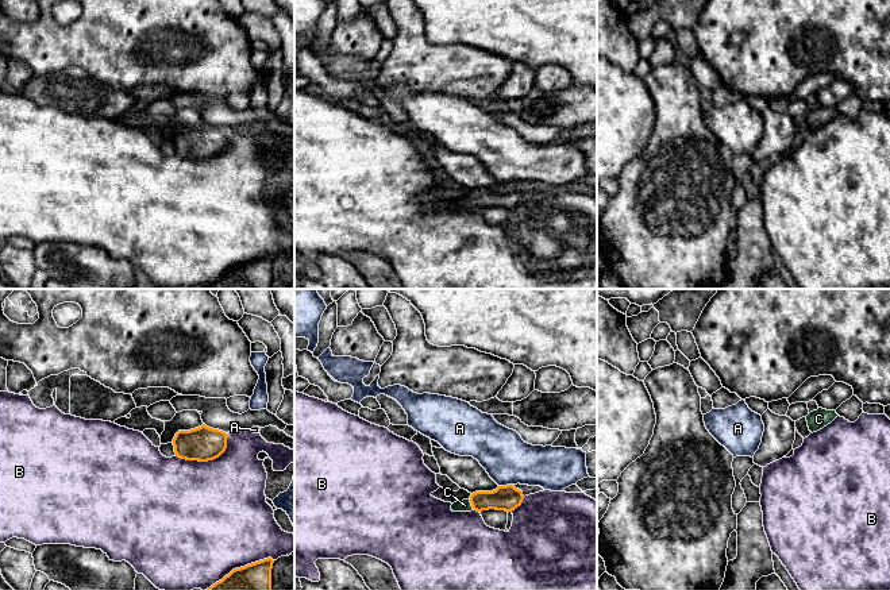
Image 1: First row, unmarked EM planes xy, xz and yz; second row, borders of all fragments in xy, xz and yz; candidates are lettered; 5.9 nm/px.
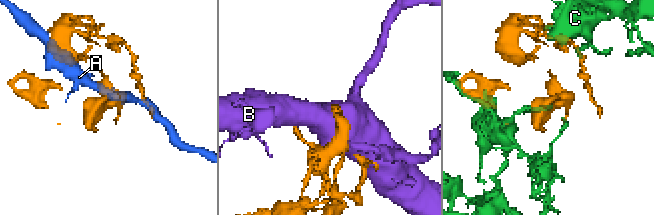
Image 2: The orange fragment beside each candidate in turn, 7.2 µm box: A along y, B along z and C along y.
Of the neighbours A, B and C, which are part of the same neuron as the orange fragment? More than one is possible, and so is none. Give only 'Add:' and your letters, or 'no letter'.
Add: C

